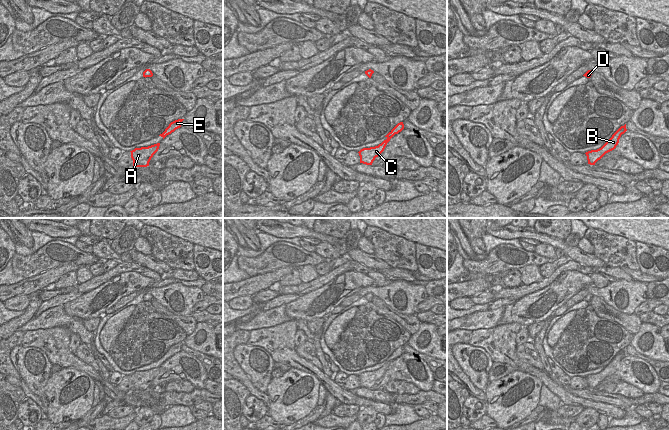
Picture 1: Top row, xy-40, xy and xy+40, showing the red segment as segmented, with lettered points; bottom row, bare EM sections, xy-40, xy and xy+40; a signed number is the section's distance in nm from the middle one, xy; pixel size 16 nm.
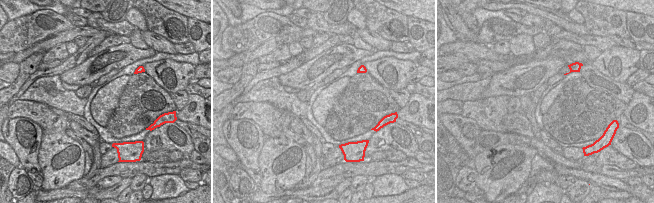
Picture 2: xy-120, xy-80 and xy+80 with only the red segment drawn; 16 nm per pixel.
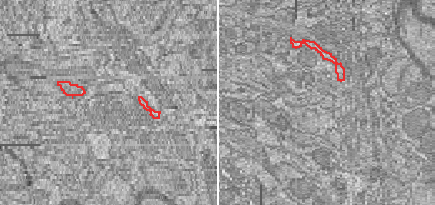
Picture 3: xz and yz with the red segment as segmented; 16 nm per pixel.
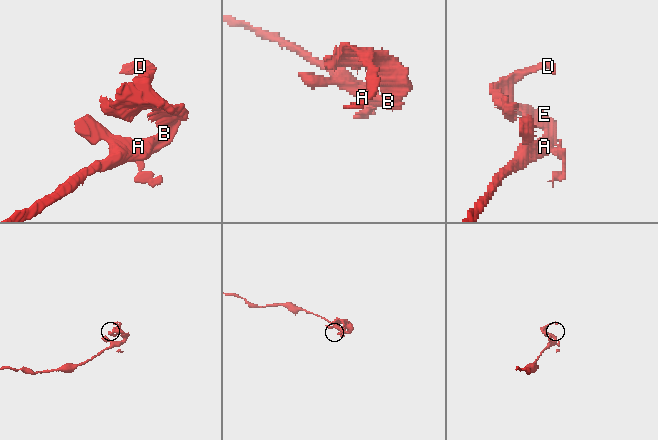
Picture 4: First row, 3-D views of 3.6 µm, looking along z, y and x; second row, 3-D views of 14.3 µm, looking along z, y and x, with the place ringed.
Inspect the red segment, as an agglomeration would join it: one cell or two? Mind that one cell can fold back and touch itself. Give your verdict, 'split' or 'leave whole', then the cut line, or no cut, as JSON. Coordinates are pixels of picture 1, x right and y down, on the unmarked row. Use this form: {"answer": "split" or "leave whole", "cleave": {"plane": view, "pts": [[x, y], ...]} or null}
{"answer": "split", "cleave": {"plane": "xy", "pts": [[394, 357], [387, 362]]}}

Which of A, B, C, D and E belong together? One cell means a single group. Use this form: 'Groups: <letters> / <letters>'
Groups: A B C / D E

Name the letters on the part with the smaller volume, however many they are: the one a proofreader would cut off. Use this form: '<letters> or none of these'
D, E

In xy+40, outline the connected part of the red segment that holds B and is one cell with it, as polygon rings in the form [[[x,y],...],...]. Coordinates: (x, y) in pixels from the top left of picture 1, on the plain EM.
[[[619,355],[616,359],[611,361],[601,372],[586,376],[588,388],[595,389],[606,377],[614,374],[619,367],[619,363],[625,356]]]

